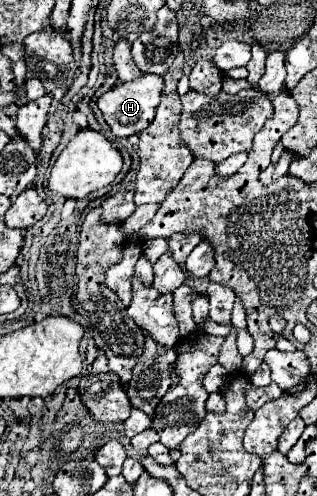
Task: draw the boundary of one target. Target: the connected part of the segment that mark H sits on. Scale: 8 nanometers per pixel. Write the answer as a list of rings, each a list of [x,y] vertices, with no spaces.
[[[143,74],[139,76],[139,80],[129,80],[123,82],[111,90],[107,90],[105,94],[101,94],[97,98],[97,106],[105,118],[105,122],[109,124],[113,136],[117,138],[127,138],[133,134],[139,134],[141,130],[145,130],[153,116],[155,116],[155,106],[159,104],[159,96],[161,96],[161,88],[163,88],[163,78],[157,74]]]

